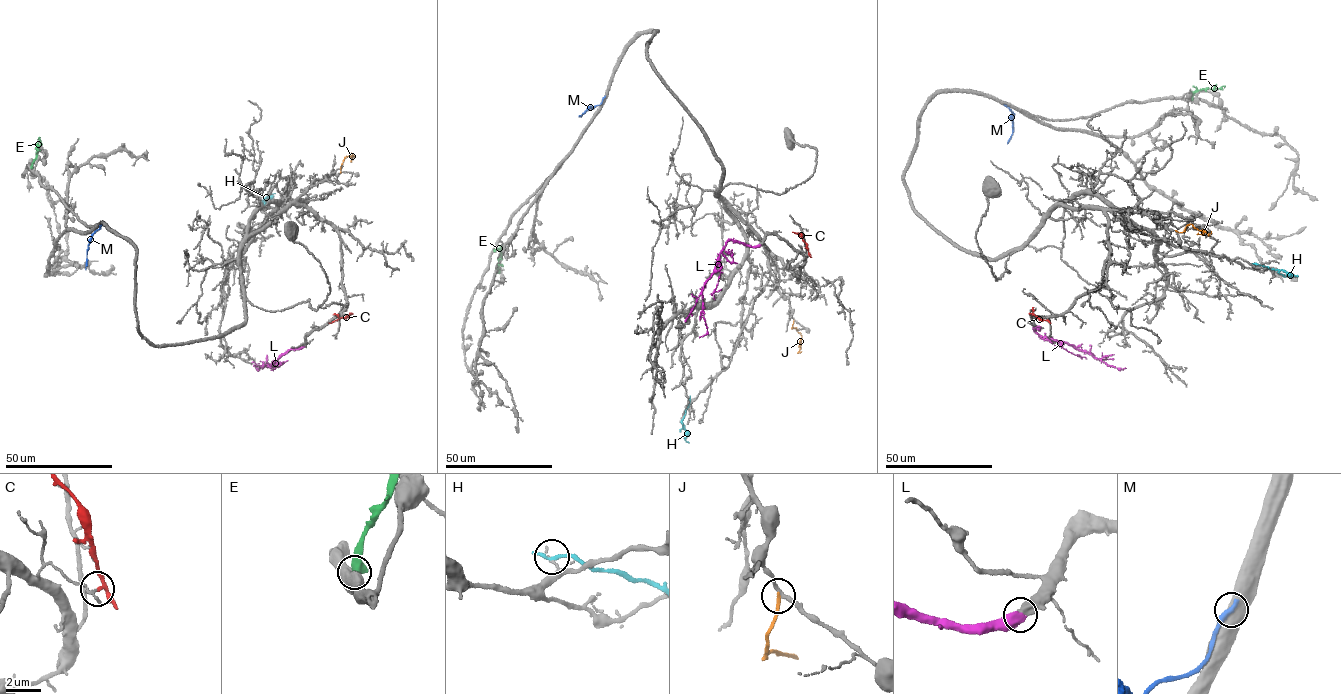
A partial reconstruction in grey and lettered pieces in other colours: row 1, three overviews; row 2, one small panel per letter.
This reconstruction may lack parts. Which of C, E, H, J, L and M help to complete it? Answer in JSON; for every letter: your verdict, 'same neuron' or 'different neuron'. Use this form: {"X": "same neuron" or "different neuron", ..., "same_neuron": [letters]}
{"C": "different neuron", "E": "different neuron", "H": "different neuron", "J": "different neuron", "L": "same neuron", "M": "different neuron", "same_neuron": ["L"]}

